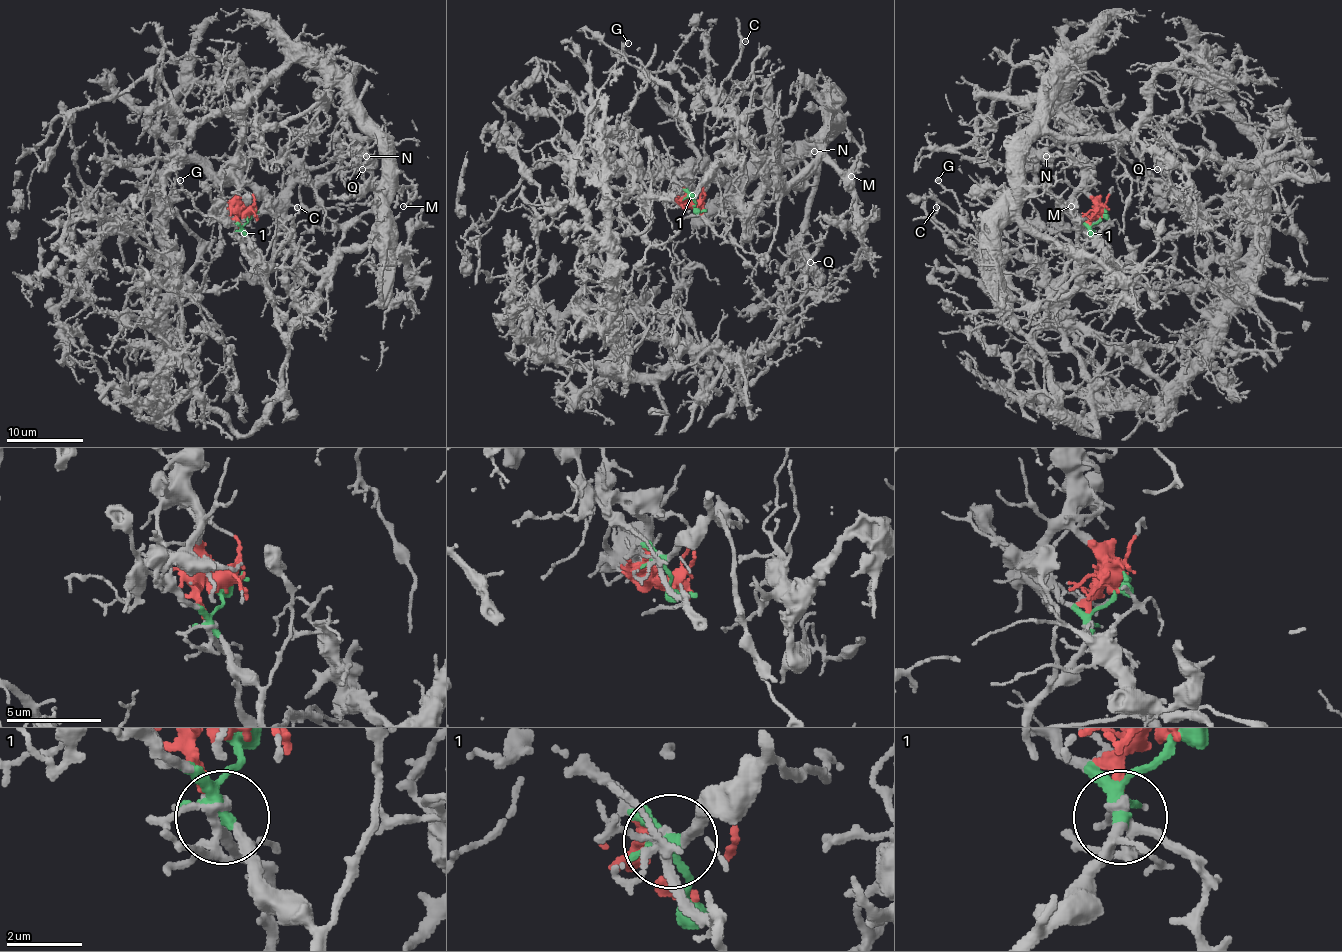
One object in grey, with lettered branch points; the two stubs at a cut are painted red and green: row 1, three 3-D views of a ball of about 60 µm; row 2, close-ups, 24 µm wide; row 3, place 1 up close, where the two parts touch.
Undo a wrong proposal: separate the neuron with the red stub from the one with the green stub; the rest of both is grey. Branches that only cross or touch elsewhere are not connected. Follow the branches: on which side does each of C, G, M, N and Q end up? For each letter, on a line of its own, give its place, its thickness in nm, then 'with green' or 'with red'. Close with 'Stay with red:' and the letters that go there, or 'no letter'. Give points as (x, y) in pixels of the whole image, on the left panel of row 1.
C: at (297, 207); 140 nm thick; with green
G: at (180, 180); 170 nm thick; with green
M: at (403, 206); 140 nm thick; with red
N: at (366, 156); 190 nm thick; with red
Q: at (362, 169); 170 nm thick; with red
Stay with red: M, N, Q

